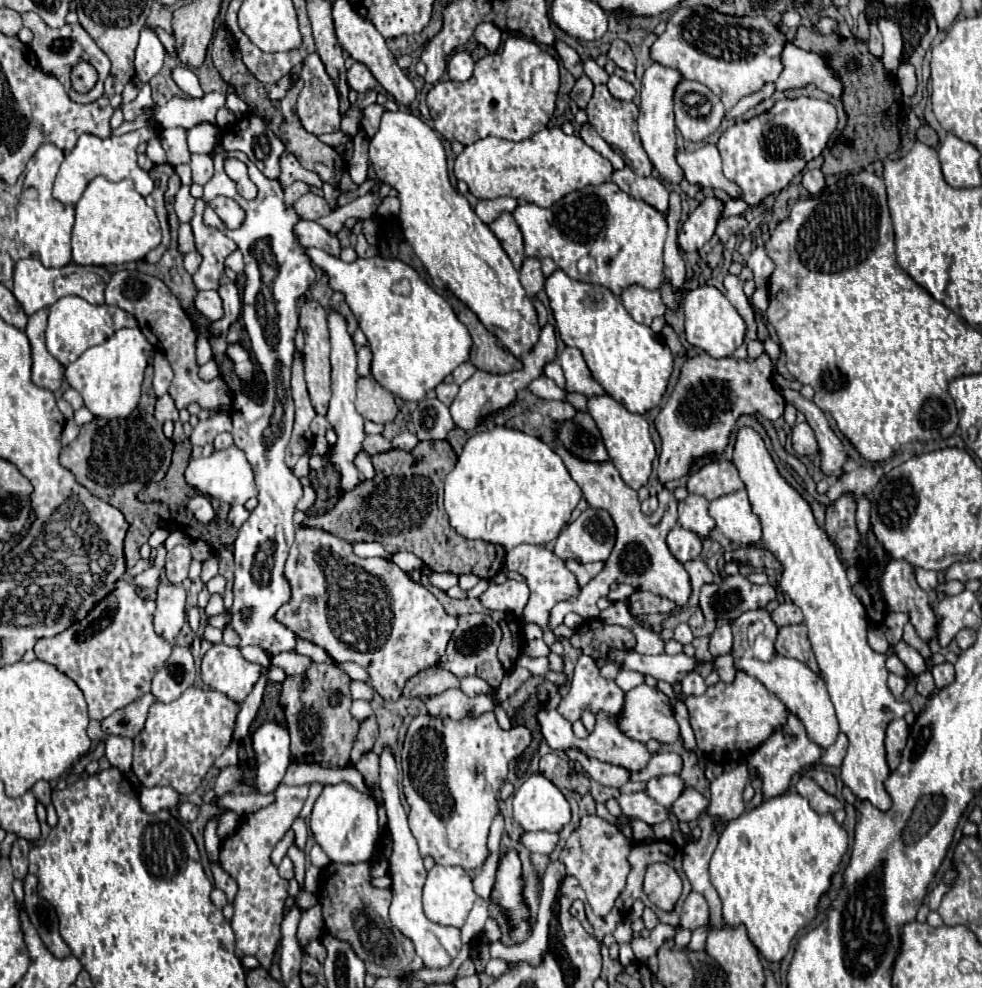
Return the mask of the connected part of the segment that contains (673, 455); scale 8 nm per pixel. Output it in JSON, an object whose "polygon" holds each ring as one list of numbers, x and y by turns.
{"polygon":[[700,351,696,357,686,359,686,363,680,369,678,383,676,383,670,399,666,401,666,405,662,407,662,411,658,413,658,417,654,421,656,431,662,437,662,451,660,451,660,465,658,465,660,481,666,483,666,481,674,481,674,479,688,475,694,461,700,457,712,457,712,455,720,457,730,443,730,435,732,435,734,425,740,415,750,415,750,417,760,415,762,421,774,423,776,419,780,419,784,415,784,407,786,407,786,401,784,401,782,393,776,391,772,385,772,363,766,353,762,353,754,361,734,359,734,357,712,359,704,351]]}

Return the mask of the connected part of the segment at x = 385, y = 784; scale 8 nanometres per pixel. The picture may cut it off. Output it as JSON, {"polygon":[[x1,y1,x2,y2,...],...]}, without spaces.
{"polygon":[[384,749,380,755,380,787,382,797,386,805,387,828,392,839,392,855,390,855,390,877,392,877,392,905,390,905,390,921,412,939,418,957,424,961,426,967,448,967,452,959,458,955,462,941,460,941,460,929,458,927,444,927,434,921,430,921,424,915,422,909,422,887,426,881,428,871,422,865,422,857,418,853,416,839,412,837,408,823,406,823,406,811,400,801,398,793,398,769,392,753]]}

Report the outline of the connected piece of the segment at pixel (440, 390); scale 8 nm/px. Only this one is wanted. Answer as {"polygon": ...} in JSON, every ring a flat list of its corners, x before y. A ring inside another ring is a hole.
{"polygon":[[440,383,440,385,436,387,436,397,438,397,444,405,450,405,450,403,454,401,456,393,458,393,458,385,456,385,456,383]]}

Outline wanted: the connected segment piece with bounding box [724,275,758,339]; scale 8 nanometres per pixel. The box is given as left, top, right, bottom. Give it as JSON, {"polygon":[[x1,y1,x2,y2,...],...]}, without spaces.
{"polygon":[[728,275,724,279,724,287,726,287,726,297,728,301,736,307,736,311,742,315,742,319,746,321,746,337,748,339,758,339,758,333,756,333,756,317,754,317,754,309,748,301,748,297,744,295,742,291,742,281,736,277,736,275]]}

